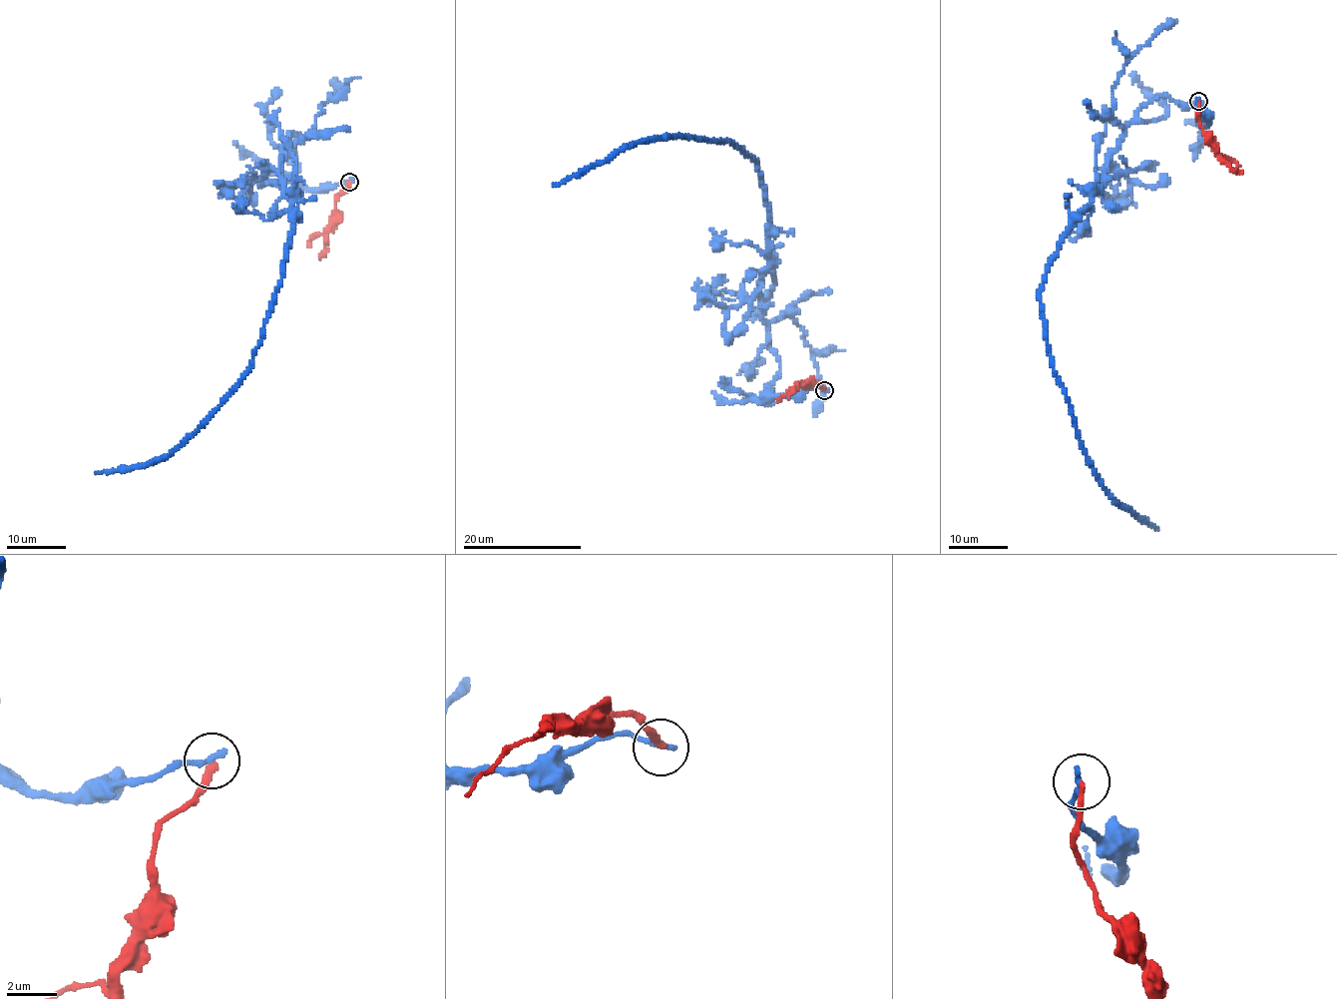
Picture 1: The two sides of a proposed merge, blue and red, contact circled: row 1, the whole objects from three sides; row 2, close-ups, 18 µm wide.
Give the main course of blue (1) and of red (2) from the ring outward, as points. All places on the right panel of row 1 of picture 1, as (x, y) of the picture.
1: (1198, 101), (1208, 125), (1200, 107), (1167, 96), (1139, 110), (1039, 292), (1079, 442), (1113, 500), (1158, 529)
2: (1198, 101), (1197, 119), (1213, 149), (1231, 167), (1243, 173)

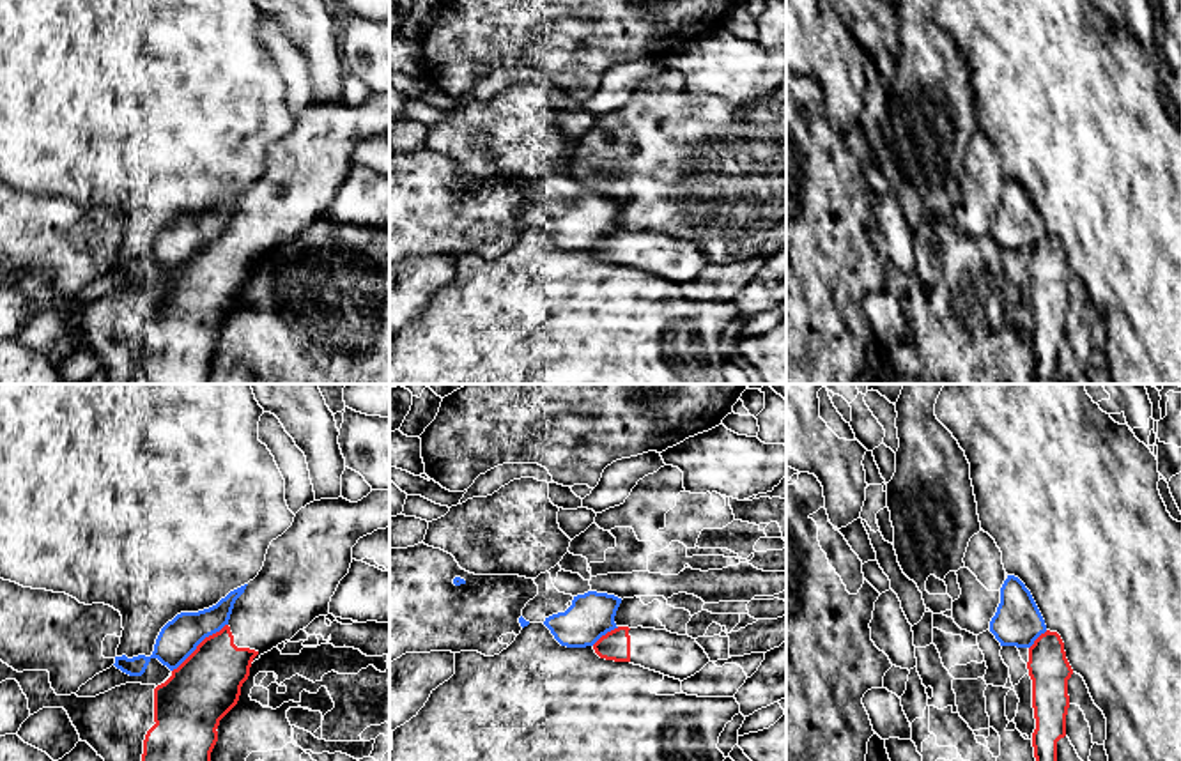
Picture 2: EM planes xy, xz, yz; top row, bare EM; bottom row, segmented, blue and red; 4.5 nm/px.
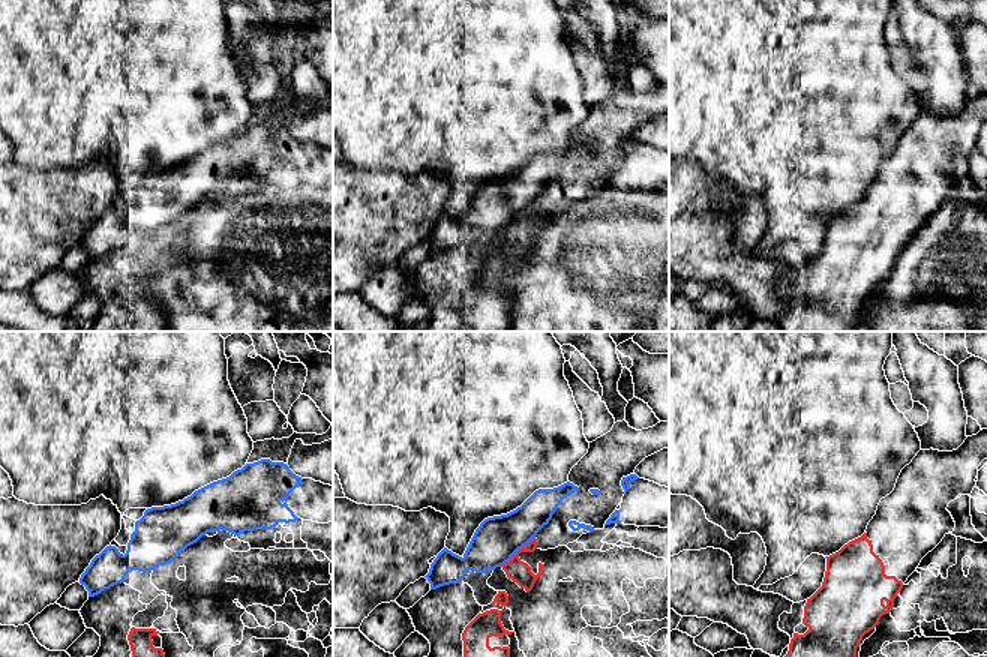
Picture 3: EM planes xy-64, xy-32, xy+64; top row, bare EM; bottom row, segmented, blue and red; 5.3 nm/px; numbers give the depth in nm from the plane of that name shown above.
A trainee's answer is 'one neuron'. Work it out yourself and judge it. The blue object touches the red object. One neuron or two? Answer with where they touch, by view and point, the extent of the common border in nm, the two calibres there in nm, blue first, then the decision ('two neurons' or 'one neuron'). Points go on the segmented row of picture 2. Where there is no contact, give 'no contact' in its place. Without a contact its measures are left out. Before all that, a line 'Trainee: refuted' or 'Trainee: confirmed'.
Trainee: refuted
xy (199, 643) | 340 nm | 180/300 nm | two neurons

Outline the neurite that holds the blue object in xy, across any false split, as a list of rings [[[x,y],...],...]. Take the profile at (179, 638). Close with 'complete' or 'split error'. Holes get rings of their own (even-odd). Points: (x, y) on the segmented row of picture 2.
[[[246,586],[230,591],[209,609],[177,614],[161,628],[151,657],[138,655],[127,658],[122,655],[115,657],[113,665],[129,676],[142,676],[152,658],[158,658],[170,671],[177,669],[205,637],[228,625],[234,603]]]; complete

